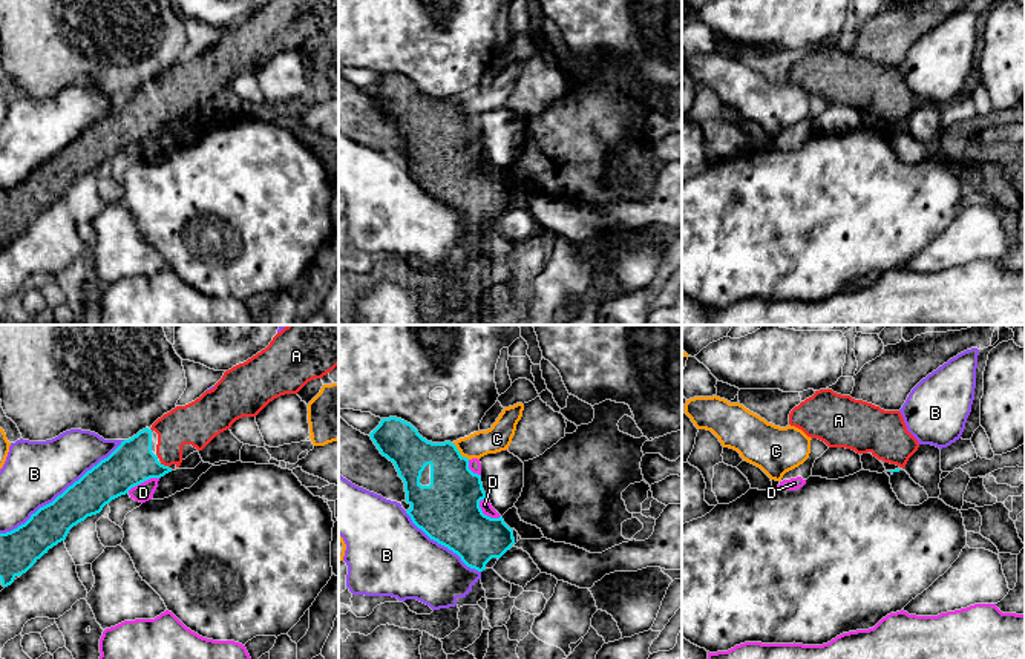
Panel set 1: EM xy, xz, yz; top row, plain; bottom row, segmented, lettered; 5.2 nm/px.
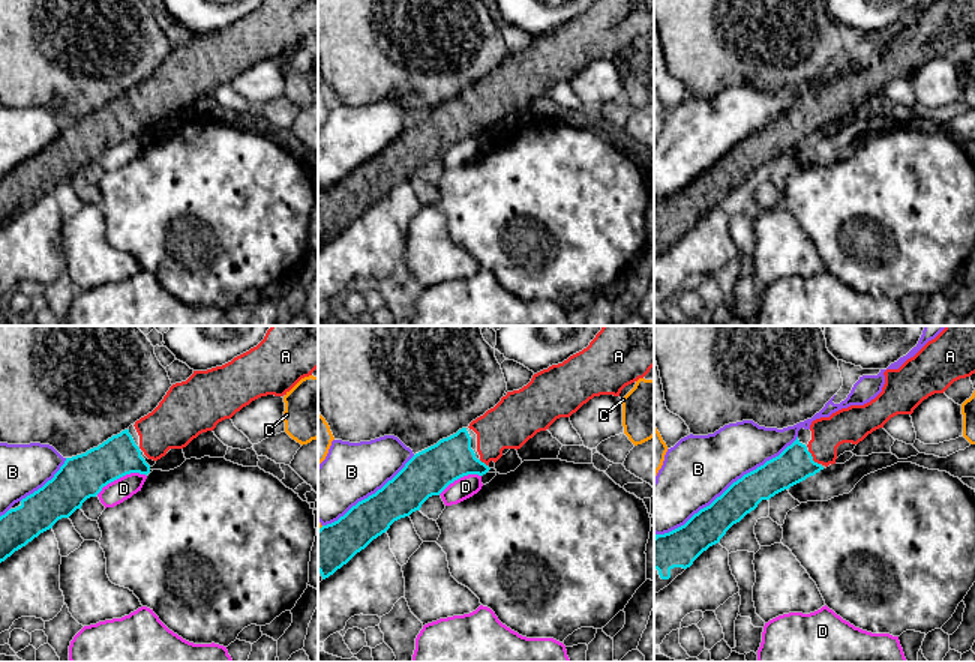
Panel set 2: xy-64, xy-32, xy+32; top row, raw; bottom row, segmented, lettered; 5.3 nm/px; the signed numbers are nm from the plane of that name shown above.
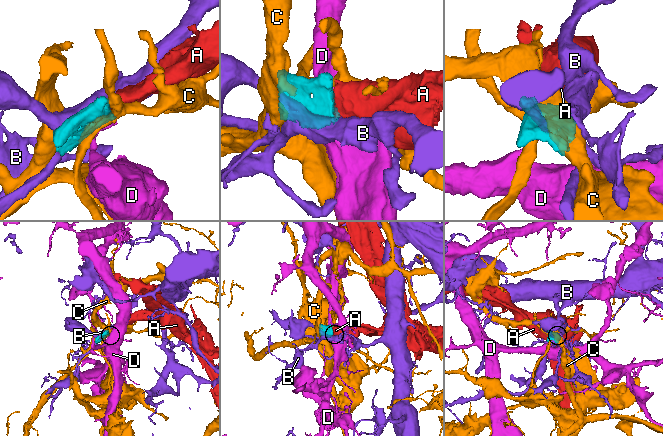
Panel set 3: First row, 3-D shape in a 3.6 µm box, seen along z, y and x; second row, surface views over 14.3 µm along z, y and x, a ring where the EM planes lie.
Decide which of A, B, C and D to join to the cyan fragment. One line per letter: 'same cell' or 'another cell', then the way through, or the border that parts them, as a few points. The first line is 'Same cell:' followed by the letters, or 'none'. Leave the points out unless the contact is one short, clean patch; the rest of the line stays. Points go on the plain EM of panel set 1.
Same cell: A
A: same cell; runs through xy (132, 120), (163, 121), (170, 95), (184, 81)
B: another cell
C: another cell
D: another cell

